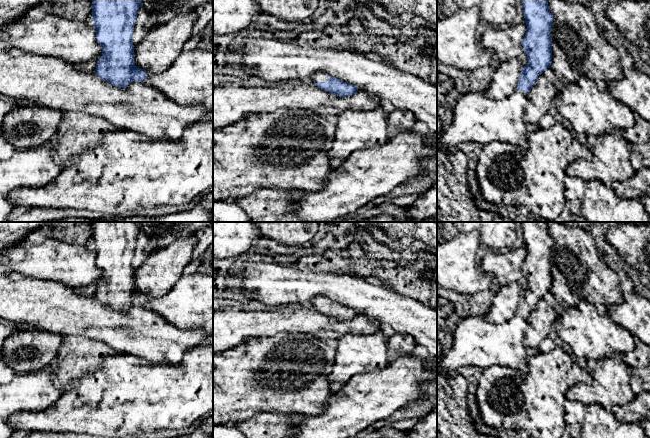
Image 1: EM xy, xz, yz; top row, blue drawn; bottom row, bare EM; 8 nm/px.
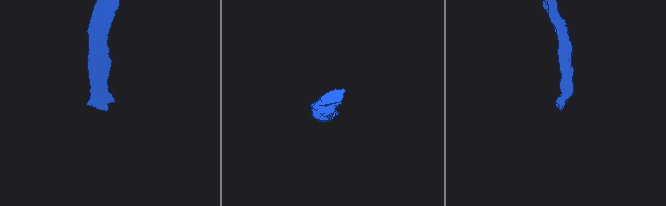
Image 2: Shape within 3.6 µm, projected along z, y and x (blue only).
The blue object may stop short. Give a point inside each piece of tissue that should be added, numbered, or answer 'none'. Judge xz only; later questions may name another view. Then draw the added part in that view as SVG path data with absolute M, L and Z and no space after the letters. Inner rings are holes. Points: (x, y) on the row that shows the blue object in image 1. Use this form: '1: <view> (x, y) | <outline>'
1: xz (320, 76) | M318 72L316 74L314 74L311 78L310 78L310 83L314 84L317 82L326 82L327 81L327 77L328 75L324 72Z

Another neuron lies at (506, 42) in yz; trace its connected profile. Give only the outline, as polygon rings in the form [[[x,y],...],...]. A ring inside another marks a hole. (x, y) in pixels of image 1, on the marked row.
[[[526,23],[492,27],[482,35],[480,43],[489,51],[493,51],[500,62],[516,58],[525,66],[528,64],[528,58],[522,46],[522,40],[526,31]]]

